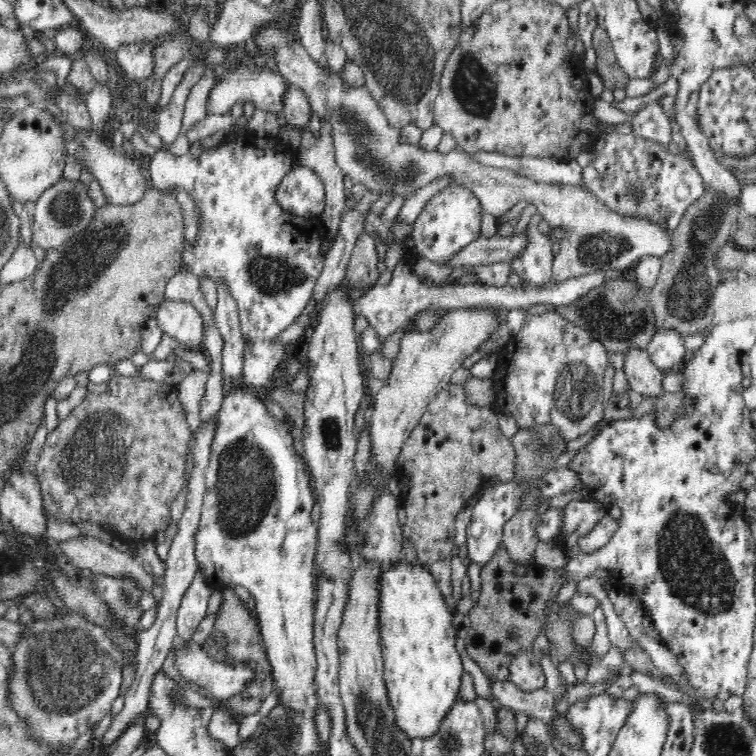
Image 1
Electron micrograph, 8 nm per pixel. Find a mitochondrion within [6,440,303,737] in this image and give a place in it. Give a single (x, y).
(64, 667)

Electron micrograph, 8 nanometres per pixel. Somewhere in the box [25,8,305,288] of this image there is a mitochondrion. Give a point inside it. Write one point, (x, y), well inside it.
(65, 210)

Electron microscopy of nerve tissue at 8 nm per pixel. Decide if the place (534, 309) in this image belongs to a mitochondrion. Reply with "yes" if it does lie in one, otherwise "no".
no

